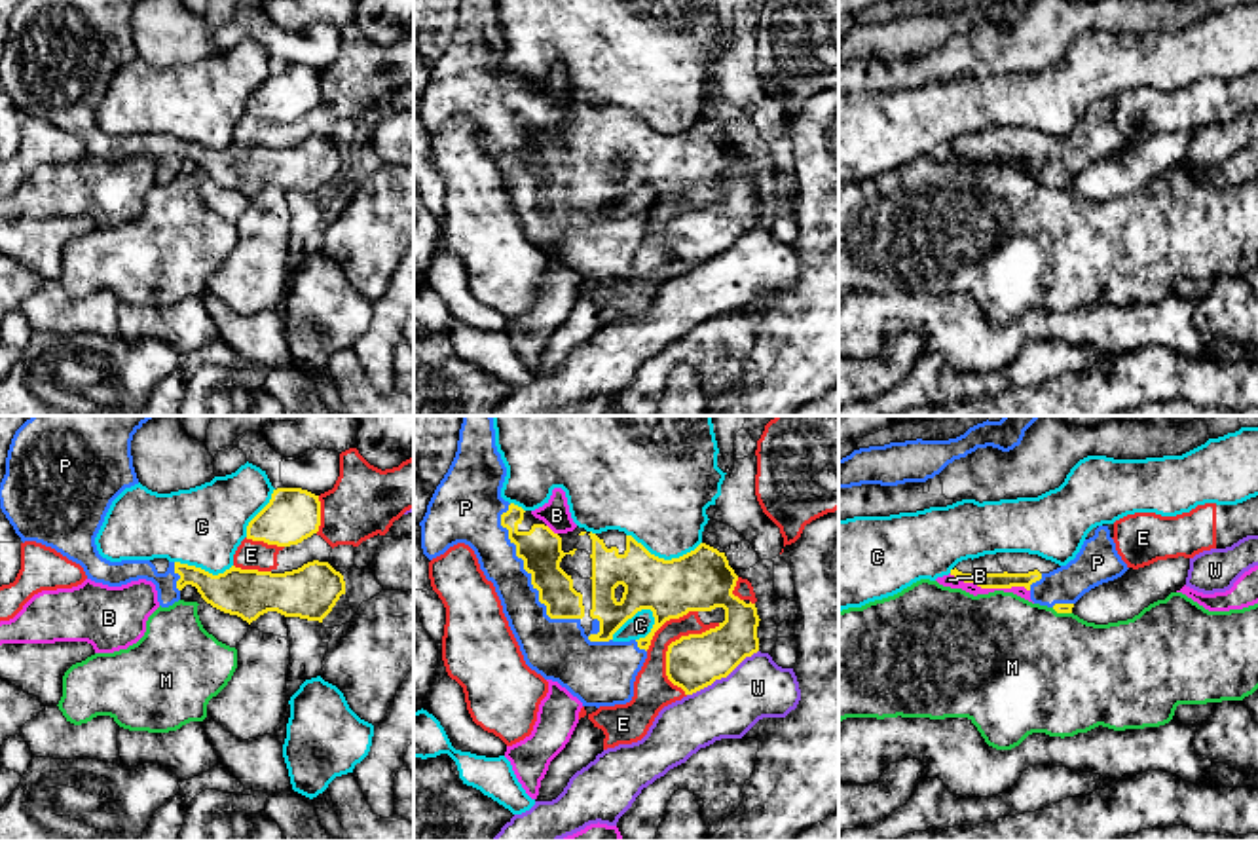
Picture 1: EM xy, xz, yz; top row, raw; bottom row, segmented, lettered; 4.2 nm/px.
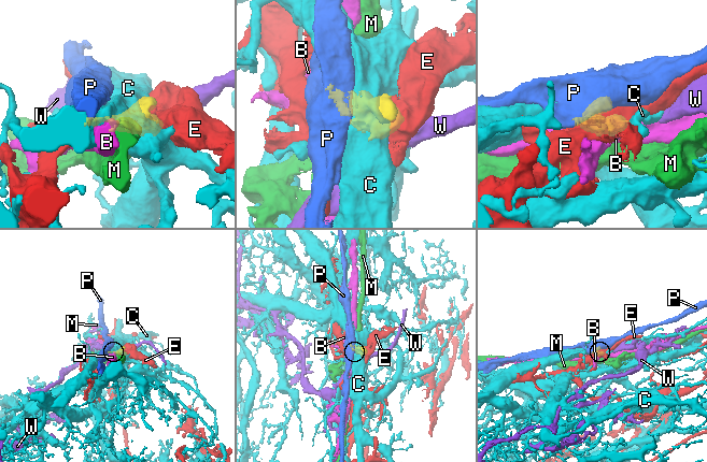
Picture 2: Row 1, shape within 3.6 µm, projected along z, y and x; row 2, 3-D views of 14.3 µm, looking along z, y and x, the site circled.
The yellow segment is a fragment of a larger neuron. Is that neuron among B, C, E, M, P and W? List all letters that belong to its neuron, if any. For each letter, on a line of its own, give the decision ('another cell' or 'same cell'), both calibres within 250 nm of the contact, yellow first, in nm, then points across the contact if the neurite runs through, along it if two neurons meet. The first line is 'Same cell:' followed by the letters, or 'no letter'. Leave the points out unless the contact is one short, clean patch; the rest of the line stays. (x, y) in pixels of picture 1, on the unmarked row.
Same cell: P
B: another cell | 70/50 nm
C: another cell | 240/100 nm
E: another cell | 240/160 nm
M: another cell | 50/500 nm
P: same cell | 180/180 nm
W: another cell | 240/260 nm

